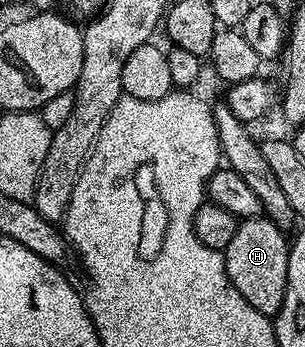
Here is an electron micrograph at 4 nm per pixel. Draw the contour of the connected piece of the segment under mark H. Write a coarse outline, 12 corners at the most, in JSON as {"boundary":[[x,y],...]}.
{"boundary":[[244,218],[223,254],[231,282],[274,316],[285,300],[289,238]]}

